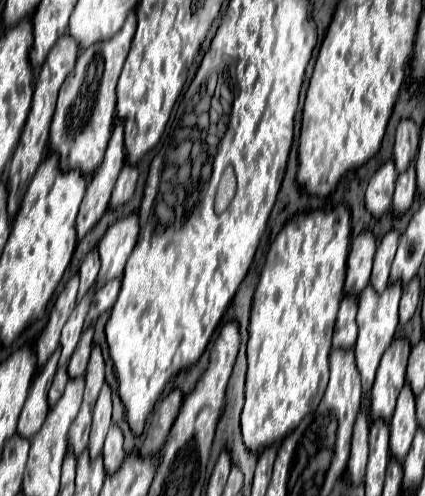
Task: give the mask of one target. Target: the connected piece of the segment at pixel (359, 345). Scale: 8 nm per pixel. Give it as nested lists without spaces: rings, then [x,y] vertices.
[[[399,281],[389,283],[383,293],[377,293],[371,285],[367,285],[367,289],[363,289],[363,293],[359,295],[359,313],[357,313],[359,337],[355,343],[355,359],[357,359],[357,369],[359,369],[361,381],[363,381],[363,395],[367,395],[371,391],[379,359],[395,335],[395,329],[399,323],[399,317],[397,317],[399,299],[401,299],[401,283]]]

